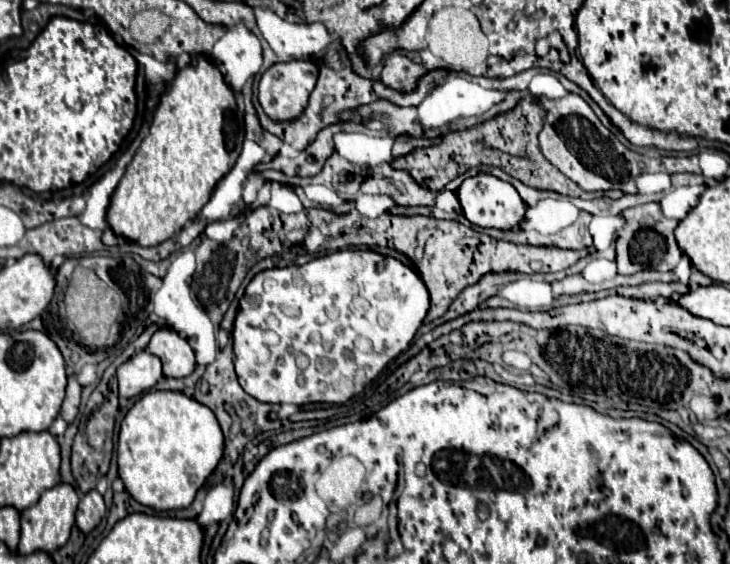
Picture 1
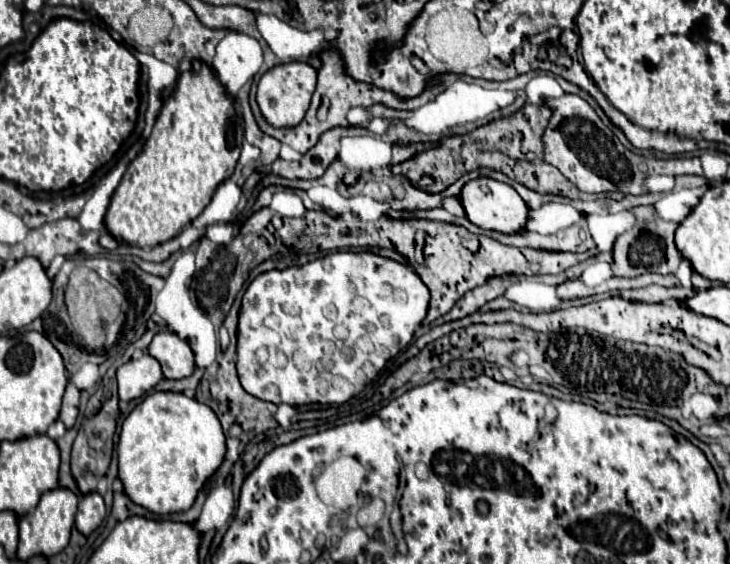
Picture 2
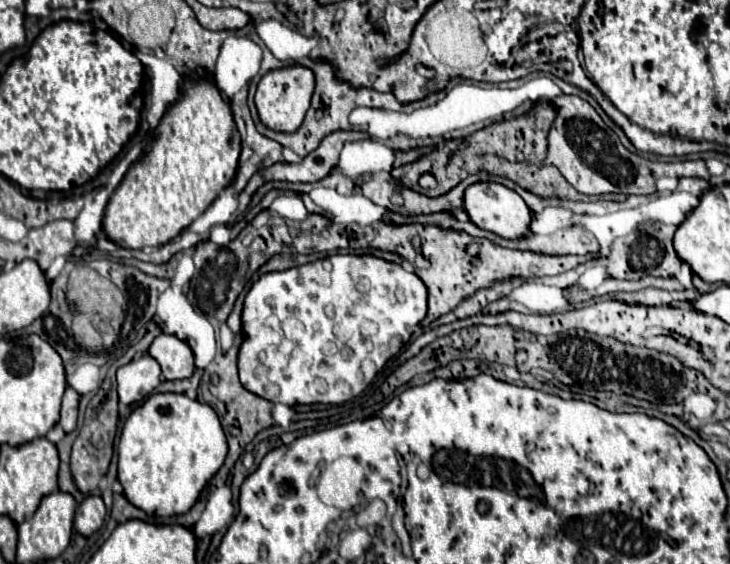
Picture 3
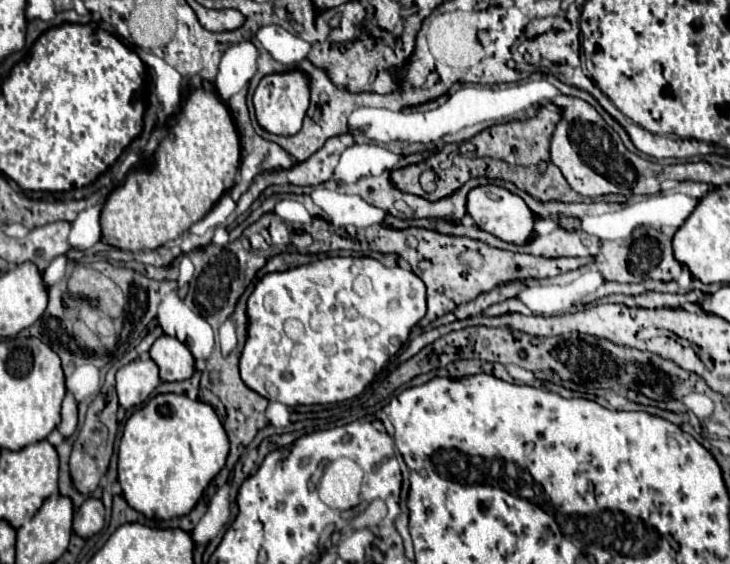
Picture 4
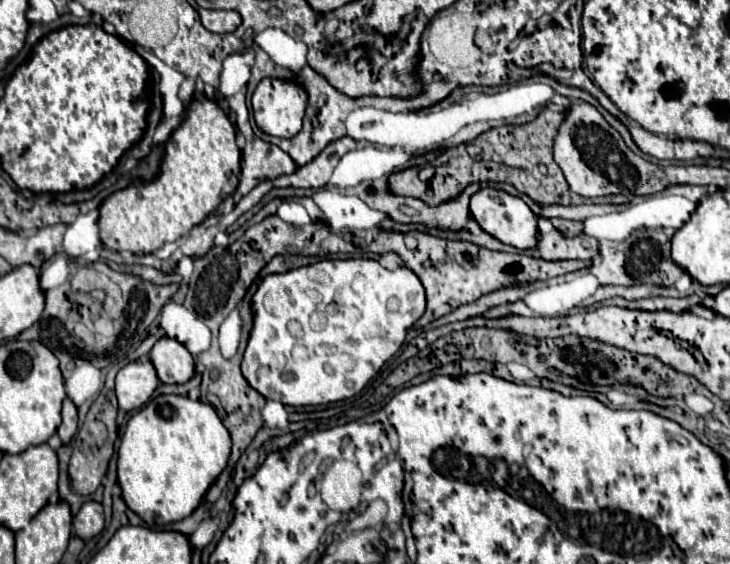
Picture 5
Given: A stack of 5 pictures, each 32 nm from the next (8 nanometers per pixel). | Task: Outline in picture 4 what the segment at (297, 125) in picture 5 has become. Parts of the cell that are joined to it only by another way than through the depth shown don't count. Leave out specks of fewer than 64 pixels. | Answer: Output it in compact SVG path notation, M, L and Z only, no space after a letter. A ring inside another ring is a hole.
M290 70L282 74L268 74L260 80L254 92L254 108L256 118L262 128L272 134L292 136L302 128L302 120L306 116L306 108L310 106L310 76L302 70Z

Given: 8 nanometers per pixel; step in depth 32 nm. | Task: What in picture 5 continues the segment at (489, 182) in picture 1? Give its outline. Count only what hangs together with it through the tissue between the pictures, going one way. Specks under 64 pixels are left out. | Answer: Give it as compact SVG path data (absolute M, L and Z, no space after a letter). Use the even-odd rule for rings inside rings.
M482 188L470 198L470 214L484 232L496 236L504 244L516 246L520 250L536 246L536 232L538 232L536 220L538 218L518 196L510 196L508 192L498 190L498 188Z

